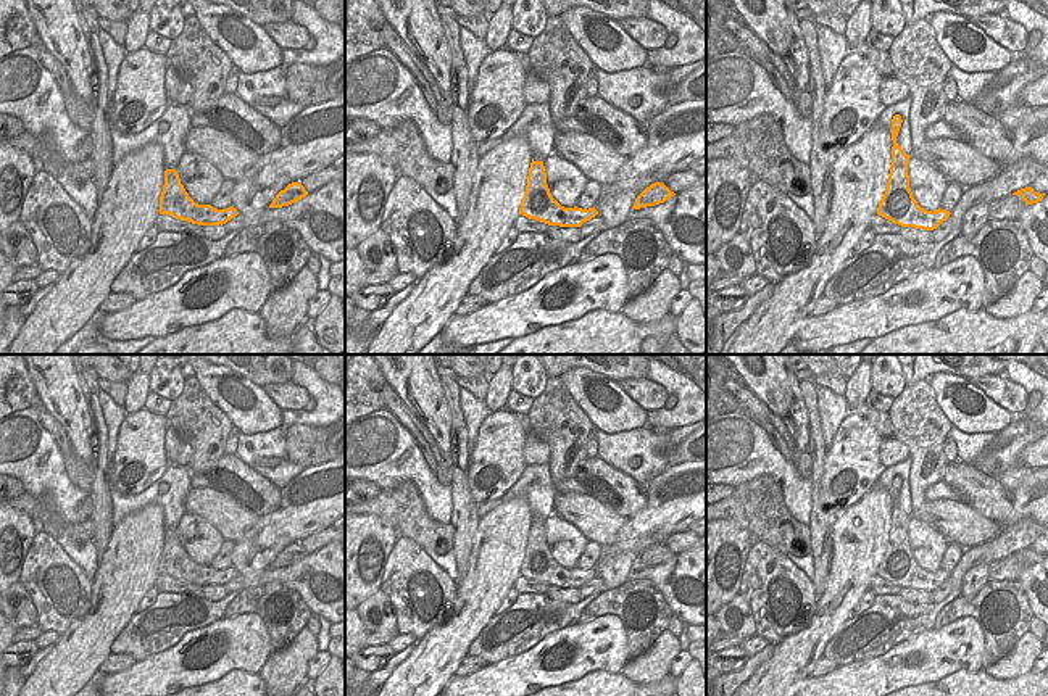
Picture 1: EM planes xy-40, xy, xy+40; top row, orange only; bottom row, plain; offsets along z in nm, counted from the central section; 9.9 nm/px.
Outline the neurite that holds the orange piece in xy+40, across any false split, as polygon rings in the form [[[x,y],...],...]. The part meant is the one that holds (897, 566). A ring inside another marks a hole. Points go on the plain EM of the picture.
[[[901,477],[892,480],[892,527],[885,554],[879,564],[877,575],[901,588],[914,588],[934,591],[950,578],[950,572],[938,569],[927,572],[917,566],[909,549],[908,524],[909,516],[896,504],[896,496],[901,488]]]

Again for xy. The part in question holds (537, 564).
[[[534,522],[529,528],[527,546],[519,575],[559,588],[580,588],[598,575],[593,569],[564,569],[550,554],[543,522]]]

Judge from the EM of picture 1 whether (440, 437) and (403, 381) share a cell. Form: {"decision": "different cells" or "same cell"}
{"decision": "same cell"}

